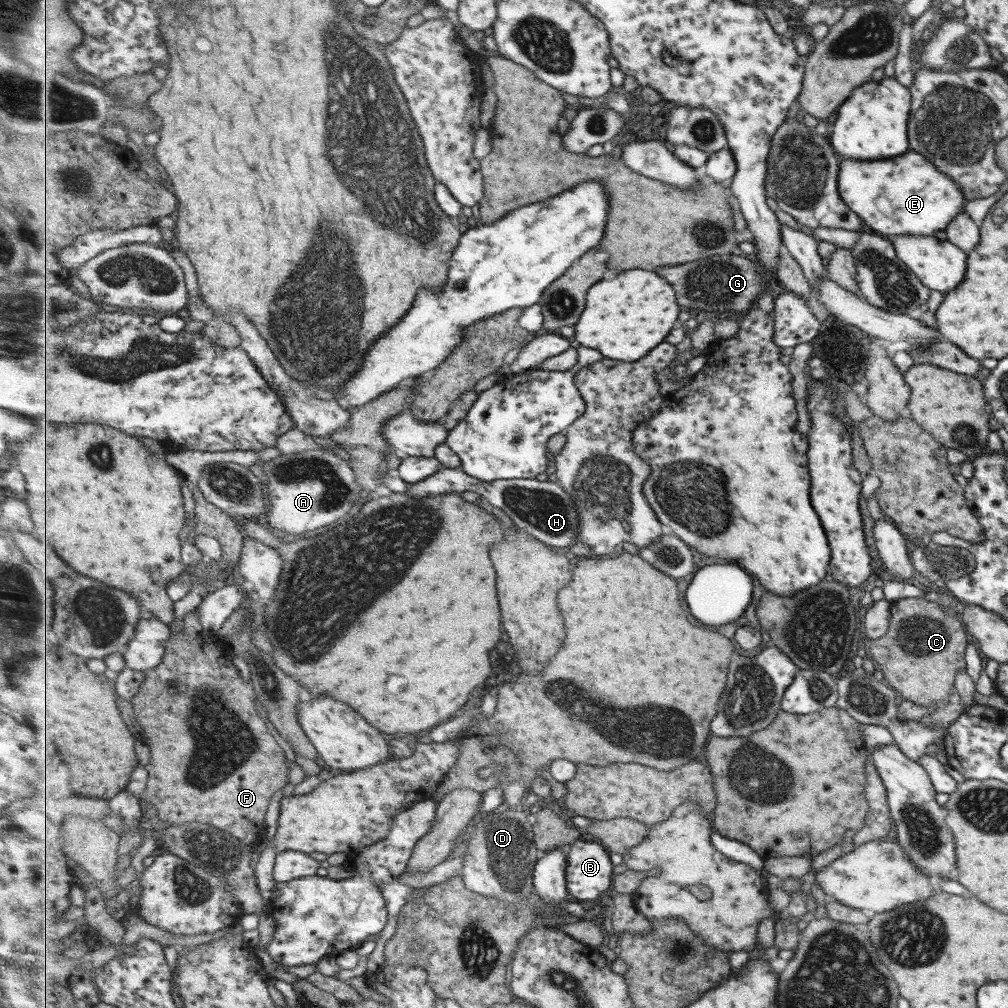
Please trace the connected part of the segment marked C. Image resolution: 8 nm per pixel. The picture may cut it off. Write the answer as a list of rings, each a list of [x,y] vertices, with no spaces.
[[[924,597],[920,598],[900,598],[892,602],[890,606],[890,625],[884,636],[872,639],[870,643],[870,655],[873,663],[877,667],[882,680],[900,692],[904,701],[908,700],[918,704],[922,708],[939,708],[937,705],[945,701],[949,703],[954,695],[955,679],[960,671],[966,669],[965,650],[968,638],[965,626],[958,616],[950,615],[942,611],[936,603],[929,602]]]

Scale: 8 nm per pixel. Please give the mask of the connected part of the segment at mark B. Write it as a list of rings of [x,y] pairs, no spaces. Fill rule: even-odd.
[[[578,839],[571,845],[567,879],[575,900],[598,900],[614,884],[610,852],[594,841]]]

